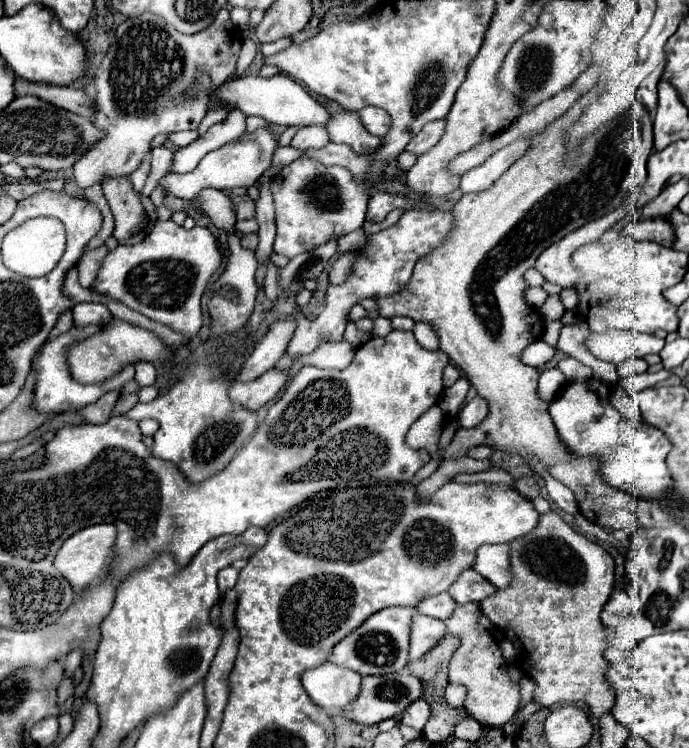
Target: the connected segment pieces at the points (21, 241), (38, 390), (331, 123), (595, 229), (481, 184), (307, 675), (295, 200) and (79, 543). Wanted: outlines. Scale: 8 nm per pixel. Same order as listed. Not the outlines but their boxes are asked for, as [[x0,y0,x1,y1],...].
[[2,218,65,278],[32,324,134,413],[326,110,380,154],[534,194,638,288],[460,140,532,194],[302,662,360,714],[272,158,370,258],[54,524,116,594]]

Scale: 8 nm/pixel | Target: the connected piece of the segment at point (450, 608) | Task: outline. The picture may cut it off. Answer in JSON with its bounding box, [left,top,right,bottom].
[416,594,456,620]

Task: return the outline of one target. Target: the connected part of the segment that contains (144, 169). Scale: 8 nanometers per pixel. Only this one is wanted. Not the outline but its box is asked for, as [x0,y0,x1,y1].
[130,158,150,192]

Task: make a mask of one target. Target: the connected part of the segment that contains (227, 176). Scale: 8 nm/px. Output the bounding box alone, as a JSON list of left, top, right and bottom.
[158,126,278,200]

